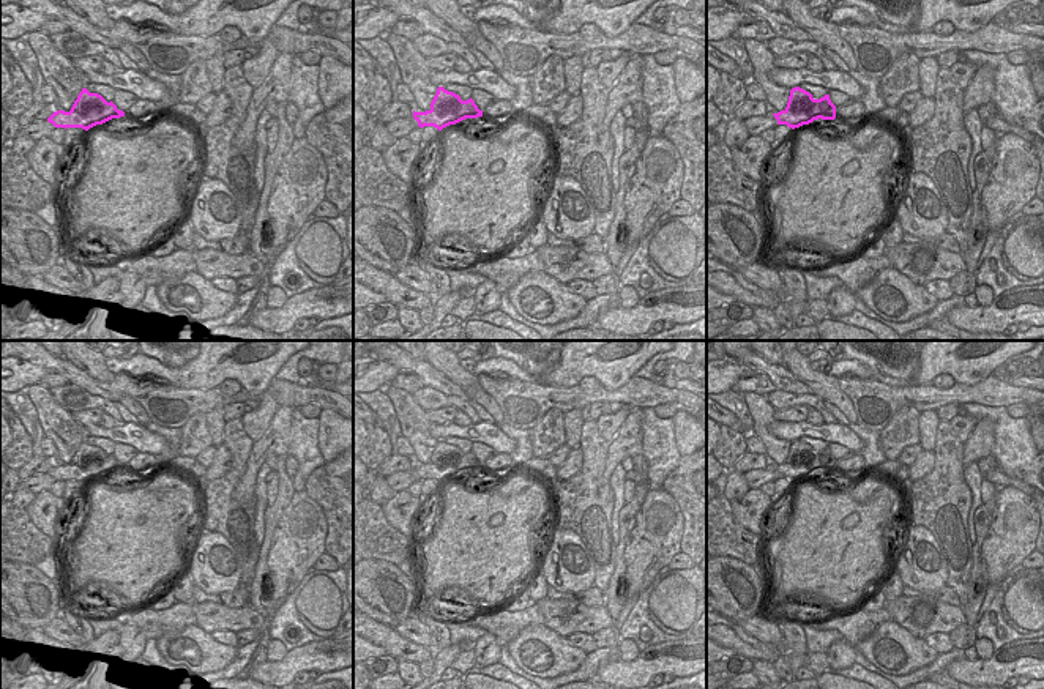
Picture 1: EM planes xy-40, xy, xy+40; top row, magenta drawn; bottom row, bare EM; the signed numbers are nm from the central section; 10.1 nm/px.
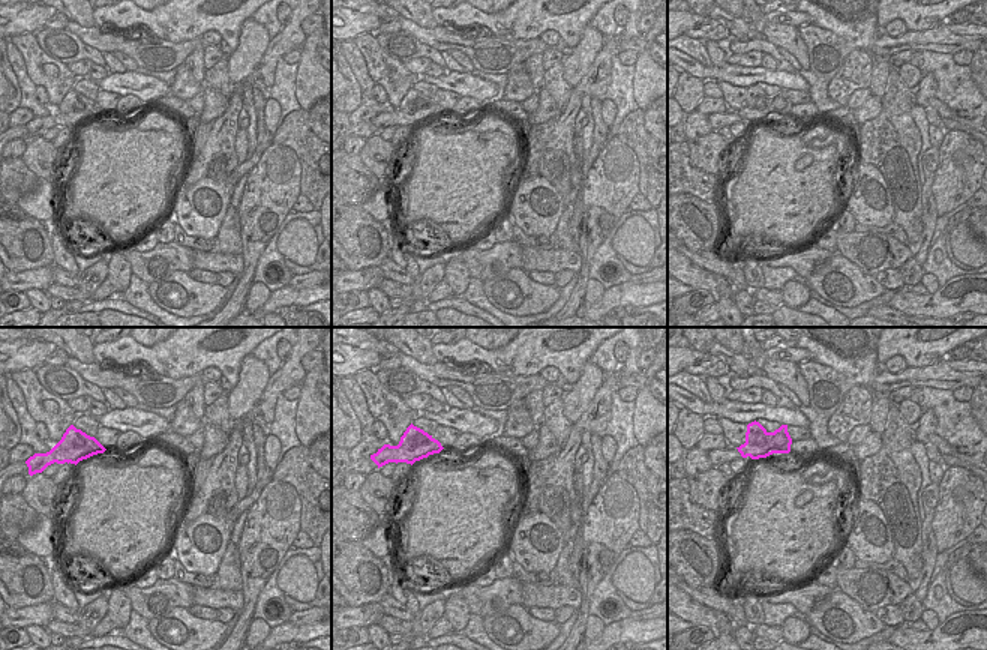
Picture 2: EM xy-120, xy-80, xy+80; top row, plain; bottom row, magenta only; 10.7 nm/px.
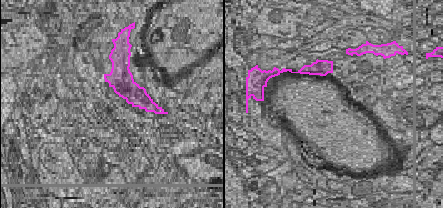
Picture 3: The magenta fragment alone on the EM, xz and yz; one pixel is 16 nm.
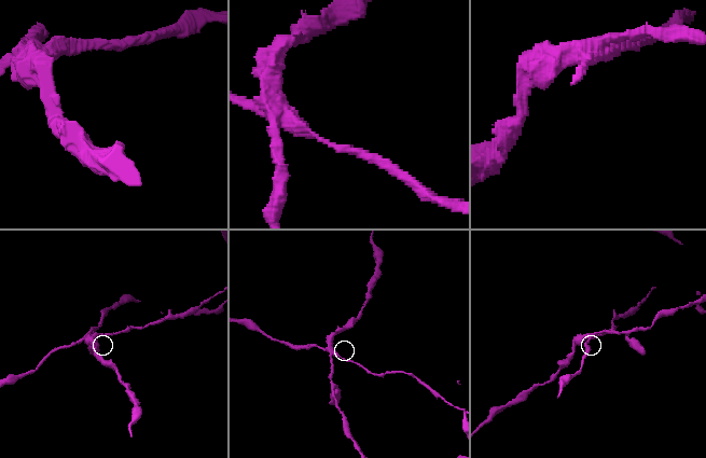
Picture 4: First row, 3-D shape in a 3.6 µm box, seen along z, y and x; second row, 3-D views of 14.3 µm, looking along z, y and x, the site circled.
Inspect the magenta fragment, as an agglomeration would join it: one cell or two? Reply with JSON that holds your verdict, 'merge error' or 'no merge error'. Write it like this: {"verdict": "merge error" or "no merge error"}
{"verdict": "merge error"}

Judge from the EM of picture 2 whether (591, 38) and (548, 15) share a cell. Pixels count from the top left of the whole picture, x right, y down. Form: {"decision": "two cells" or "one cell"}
{"decision": "two cells"}

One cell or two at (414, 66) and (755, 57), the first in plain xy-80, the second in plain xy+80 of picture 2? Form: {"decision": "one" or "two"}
{"decision": "one"}

